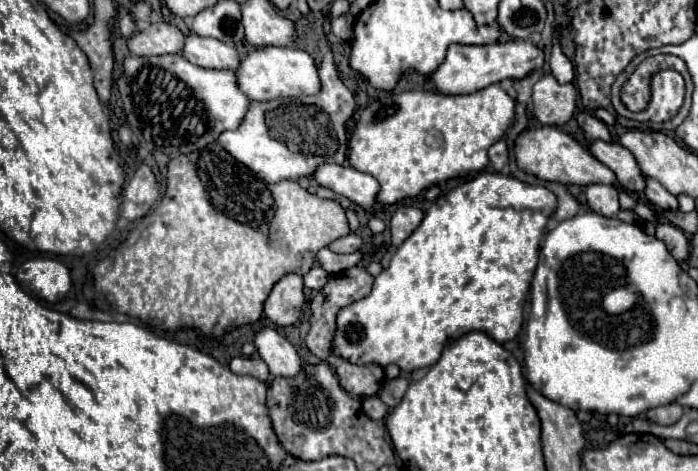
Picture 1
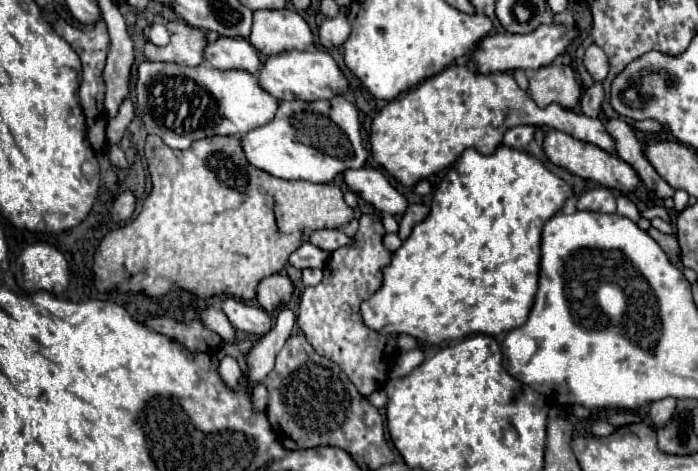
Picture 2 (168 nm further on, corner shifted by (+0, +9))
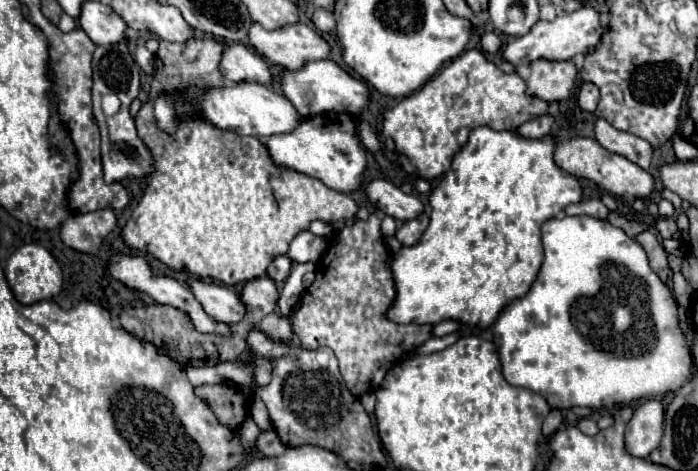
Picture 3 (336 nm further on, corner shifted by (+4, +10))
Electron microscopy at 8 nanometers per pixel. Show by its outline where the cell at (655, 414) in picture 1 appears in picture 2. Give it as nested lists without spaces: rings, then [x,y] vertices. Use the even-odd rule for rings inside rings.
[[[664,398],[664,400],[658,400],[658,402],[652,402],[650,406],[650,422],[652,426],[658,430],[658,428],[664,428],[664,424],[670,420],[670,416],[674,414],[674,408],[676,408],[676,400],[674,398]]]

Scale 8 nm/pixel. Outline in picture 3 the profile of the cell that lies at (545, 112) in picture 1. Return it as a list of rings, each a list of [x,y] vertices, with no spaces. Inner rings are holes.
[[[538,59],[530,65],[532,73],[526,81],[526,93],[540,97],[548,103],[564,101],[576,85],[576,67],[570,61],[546,61]]]

